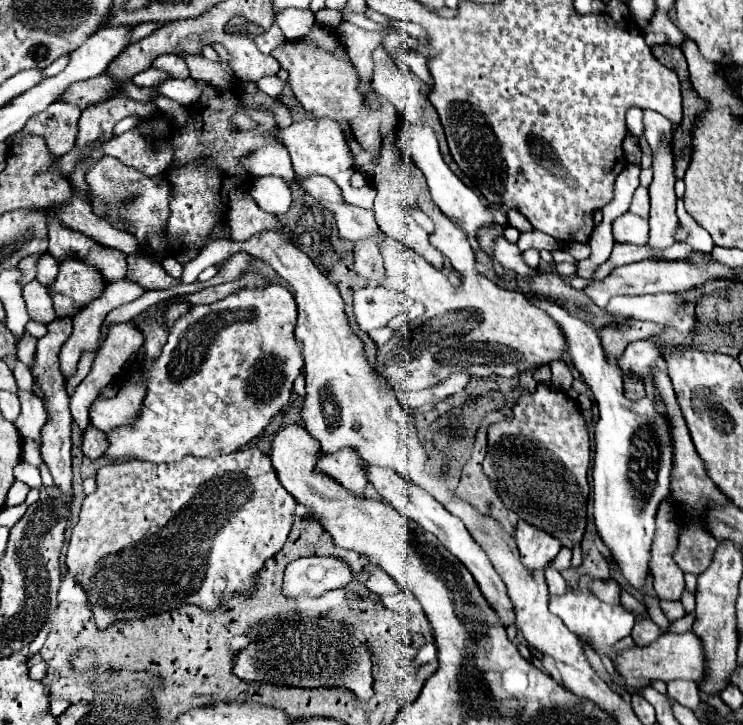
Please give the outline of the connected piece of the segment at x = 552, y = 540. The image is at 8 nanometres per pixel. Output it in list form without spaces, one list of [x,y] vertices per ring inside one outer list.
[[[524,520],[518,522],[514,532],[516,546],[520,550],[522,564],[528,570],[544,570],[560,552],[562,544],[556,536],[548,536],[542,528],[536,528]]]

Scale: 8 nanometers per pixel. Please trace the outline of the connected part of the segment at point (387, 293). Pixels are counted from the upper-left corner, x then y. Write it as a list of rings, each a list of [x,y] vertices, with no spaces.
[[[366,286],[354,294],[354,316],[362,330],[386,326],[400,314],[400,292],[384,286]]]

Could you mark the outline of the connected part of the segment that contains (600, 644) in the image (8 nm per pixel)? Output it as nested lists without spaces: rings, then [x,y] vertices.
[[[582,574],[578,584],[574,588],[568,588],[564,594],[560,596],[550,596],[550,610],[562,618],[562,622],[588,646],[592,646],[600,656],[608,658],[608,660],[616,660],[616,654],[612,652],[612,646],[624,638],[630,636],[632,626],[635,624],[635,616],[627,611],[622,605],[612,606],[602,602],[594,592],[592,592],[592,584],[594,584],[594,576],[592,574]]]

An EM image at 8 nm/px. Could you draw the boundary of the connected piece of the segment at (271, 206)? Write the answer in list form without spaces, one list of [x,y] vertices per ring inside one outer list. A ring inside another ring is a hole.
[[[278,176],[256,178],[250,188],[250,196],[256,200],[256,204],[262,210],[276,214],[276,216],[284,214],[292,202],[292,194],[290,194],[288,184]]]

